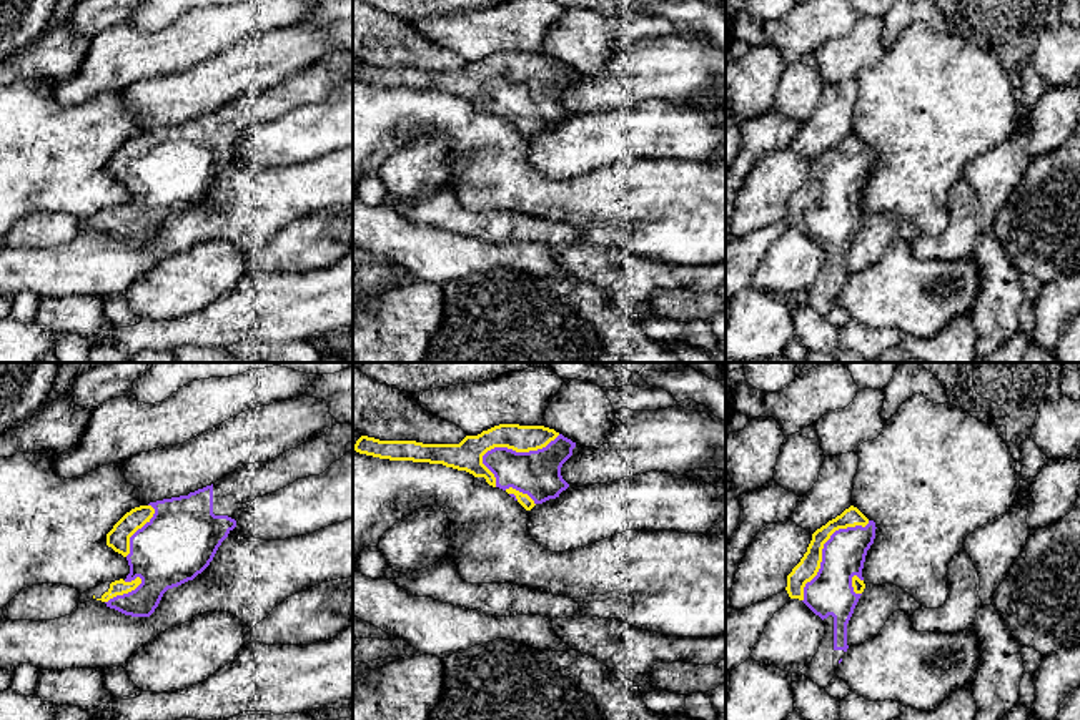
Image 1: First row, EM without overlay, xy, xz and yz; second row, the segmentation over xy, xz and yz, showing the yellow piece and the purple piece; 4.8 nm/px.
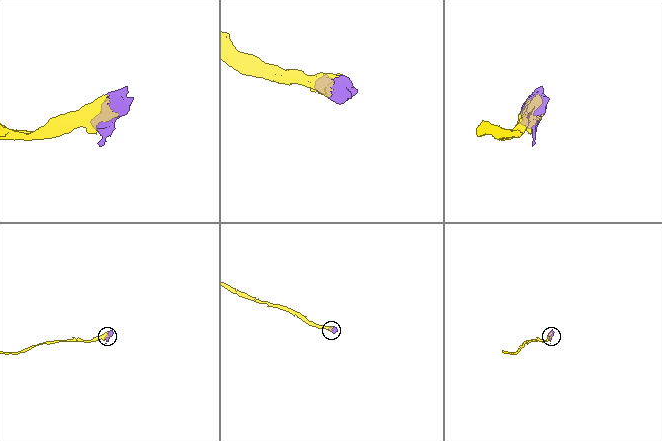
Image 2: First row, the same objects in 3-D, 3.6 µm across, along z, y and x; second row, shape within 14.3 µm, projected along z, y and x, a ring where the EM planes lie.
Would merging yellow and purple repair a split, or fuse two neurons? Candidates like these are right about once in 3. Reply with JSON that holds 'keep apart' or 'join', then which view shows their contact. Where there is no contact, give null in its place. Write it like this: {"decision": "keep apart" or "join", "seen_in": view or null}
{"decision": "join", "seen_in": "xz"}

